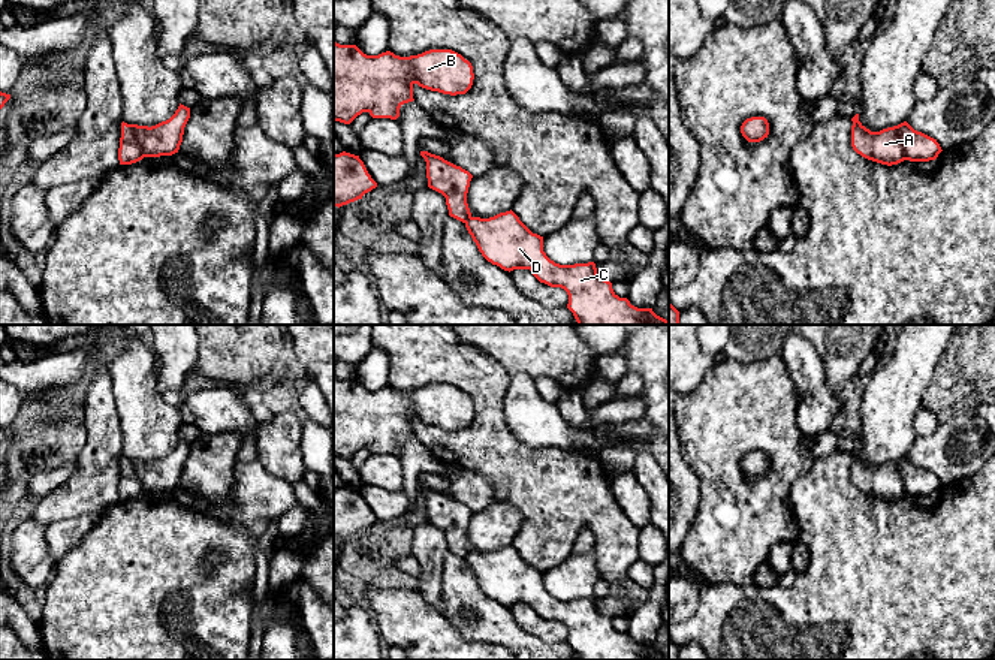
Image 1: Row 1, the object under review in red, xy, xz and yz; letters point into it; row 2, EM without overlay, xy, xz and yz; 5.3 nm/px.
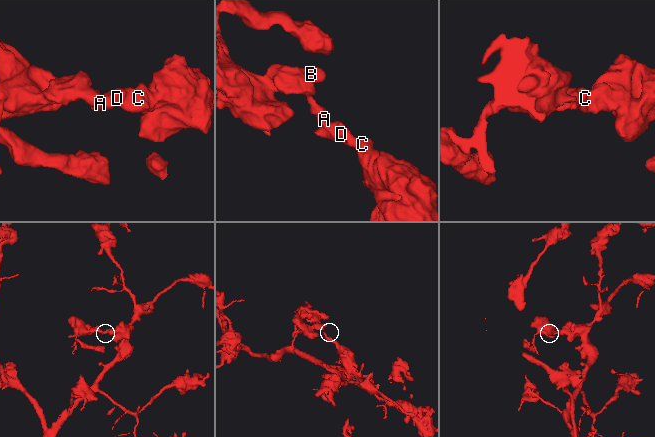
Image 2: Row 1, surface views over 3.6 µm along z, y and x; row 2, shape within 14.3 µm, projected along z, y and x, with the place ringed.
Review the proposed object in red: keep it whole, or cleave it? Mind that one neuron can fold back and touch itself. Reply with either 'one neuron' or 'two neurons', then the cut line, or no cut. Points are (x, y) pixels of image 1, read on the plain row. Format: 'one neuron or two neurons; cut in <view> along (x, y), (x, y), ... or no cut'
two neurons; cut in yz along (895, 461), (905, 494)

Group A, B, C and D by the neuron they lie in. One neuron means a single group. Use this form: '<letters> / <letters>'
A B / C D

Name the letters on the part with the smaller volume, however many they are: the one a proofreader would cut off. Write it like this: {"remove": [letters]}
{"remove": ["A", "B"]}

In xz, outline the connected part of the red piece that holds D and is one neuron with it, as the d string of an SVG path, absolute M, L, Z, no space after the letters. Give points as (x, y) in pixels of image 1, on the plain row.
M512 545L489 554L470 552L465 563L482 591L492 600L509 608L530 605L540 618L564 624L569 630L567 644L578 660L669 660L652 644L637 644L627 633L619 633L612 618L597 609L594 597L560 600L551 596L543 587L543 572L533 569Z

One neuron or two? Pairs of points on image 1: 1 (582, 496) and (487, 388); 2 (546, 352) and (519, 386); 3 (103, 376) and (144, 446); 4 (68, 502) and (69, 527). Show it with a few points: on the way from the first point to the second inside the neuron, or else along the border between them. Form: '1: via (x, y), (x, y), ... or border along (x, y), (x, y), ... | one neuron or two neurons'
1: via (549, 485), (488, 427), (488, 421) | one neuron
2: border along (512, 374), (527, 373), (534, 379) | two neurons
3: border along (106, 367), (121, 428) | two neurons
4: border along (98, 515), (69, 517), (45, 529) | two neurons

